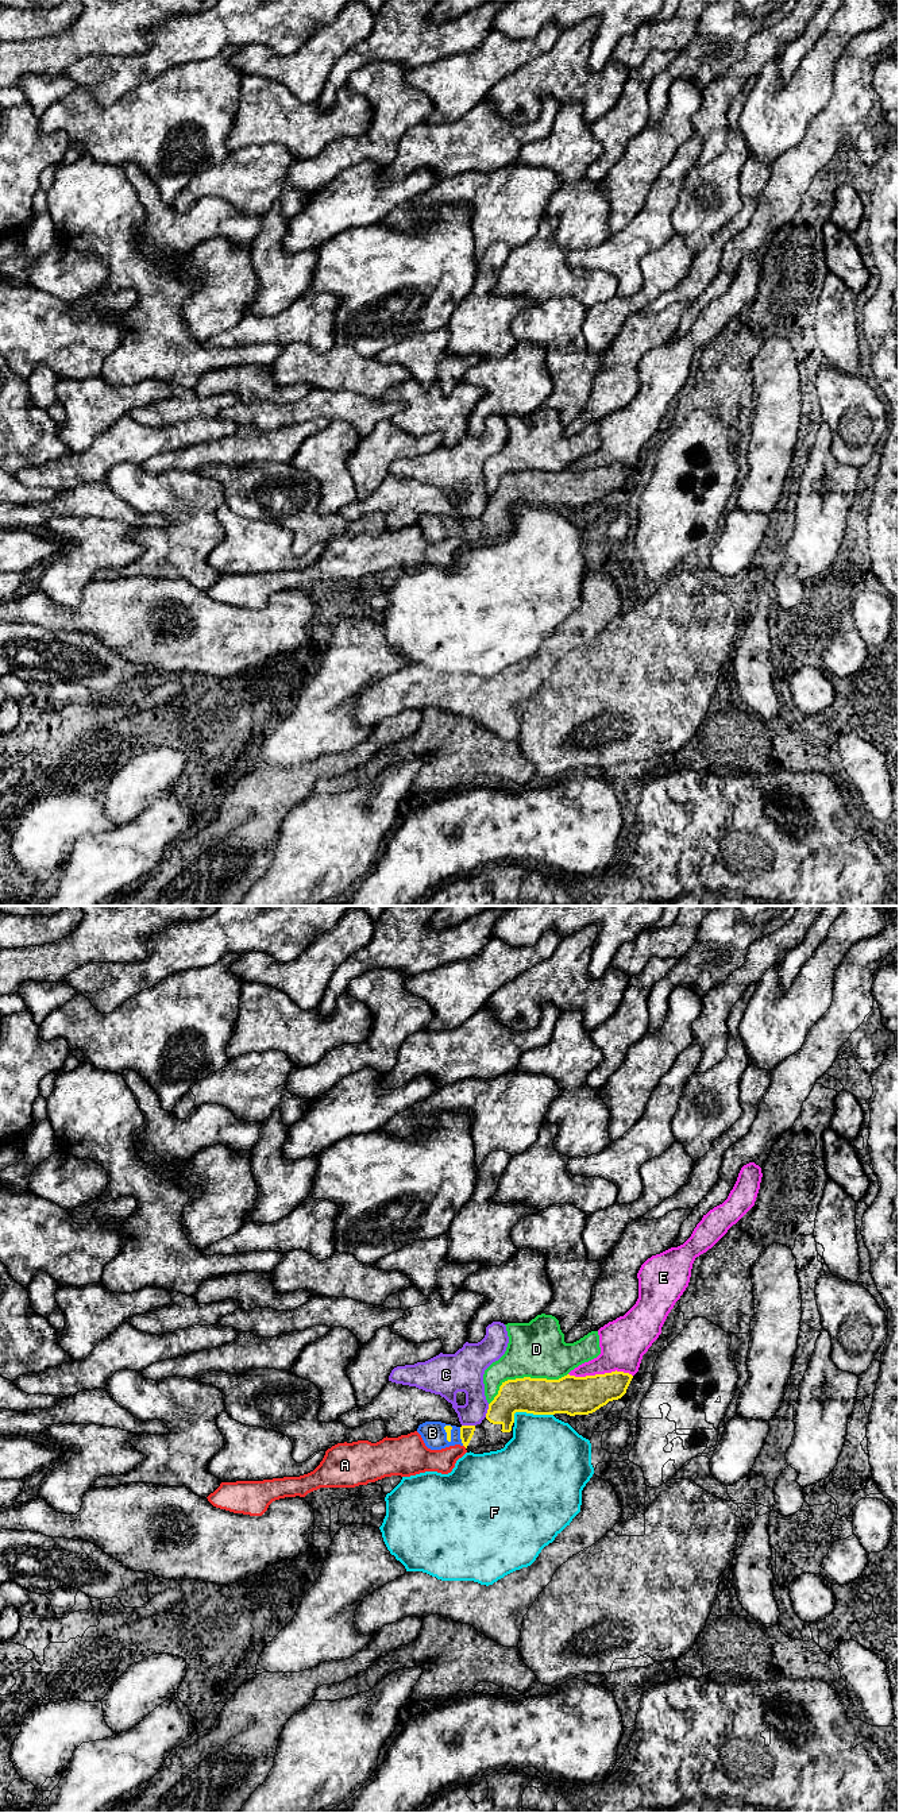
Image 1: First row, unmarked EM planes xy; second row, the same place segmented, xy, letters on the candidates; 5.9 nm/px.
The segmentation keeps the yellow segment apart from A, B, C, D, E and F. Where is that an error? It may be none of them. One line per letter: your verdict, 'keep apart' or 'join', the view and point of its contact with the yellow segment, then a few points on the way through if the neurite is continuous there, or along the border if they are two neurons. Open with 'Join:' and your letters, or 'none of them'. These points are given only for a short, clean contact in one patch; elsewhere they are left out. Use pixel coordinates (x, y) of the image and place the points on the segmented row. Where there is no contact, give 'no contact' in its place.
Join: B
A: keep apart | xy (465, 1446)
B: join | xy (460, 1437) | across xy (466, 1431), (460, 1437), (448, 1442), (432, 1432)
C: keep apart | xy (487, 1411)
D: keep apart | xy (524, 1377)
E: keep apart | xy (601, 1374)
F: keep apart | xy (529, 1412) | along xy (552, 1415), (516, 1412), (513, 1422)

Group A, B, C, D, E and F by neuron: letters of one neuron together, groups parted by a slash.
A / B / C / D / E / F

